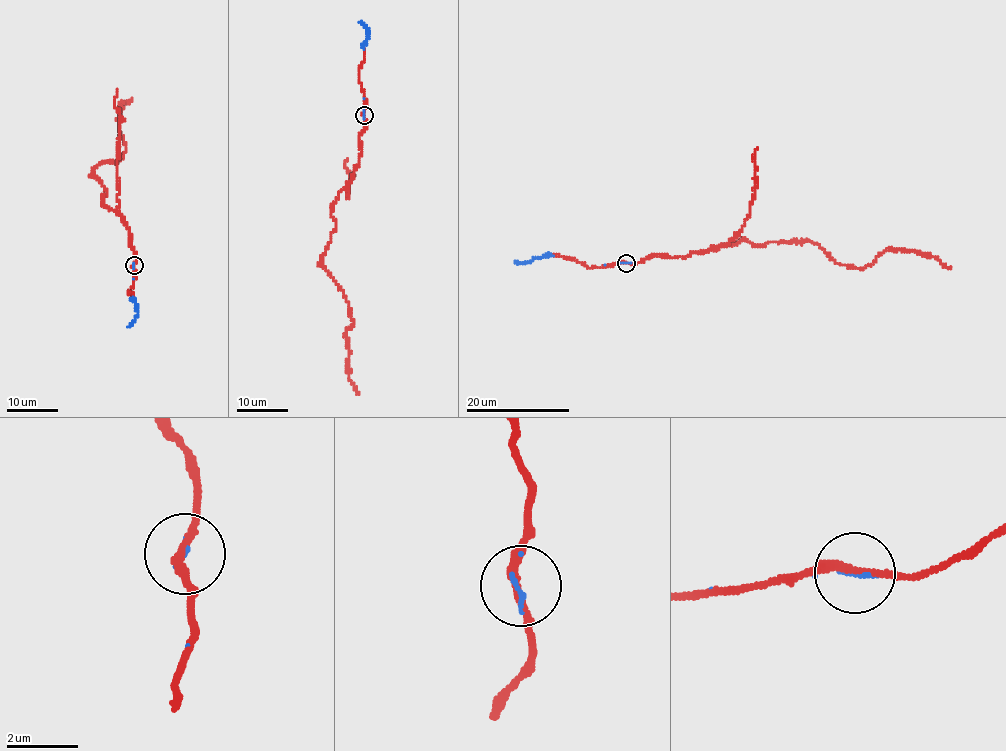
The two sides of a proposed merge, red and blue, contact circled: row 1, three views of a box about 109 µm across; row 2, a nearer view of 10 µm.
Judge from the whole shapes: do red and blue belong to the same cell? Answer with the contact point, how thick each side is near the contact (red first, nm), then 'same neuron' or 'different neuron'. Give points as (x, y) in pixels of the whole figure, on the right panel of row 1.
place (626, 263); calibres 200 and 100 nm; same neuron

